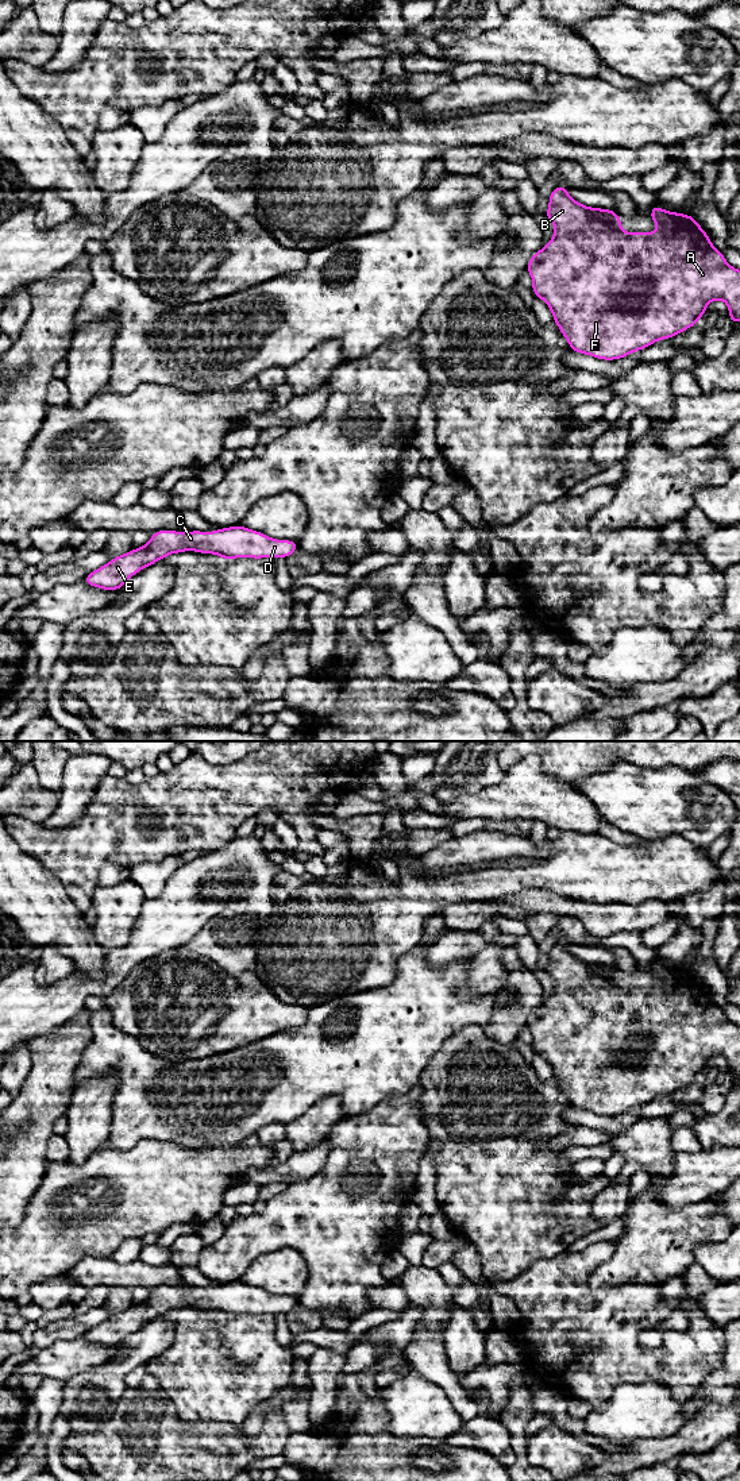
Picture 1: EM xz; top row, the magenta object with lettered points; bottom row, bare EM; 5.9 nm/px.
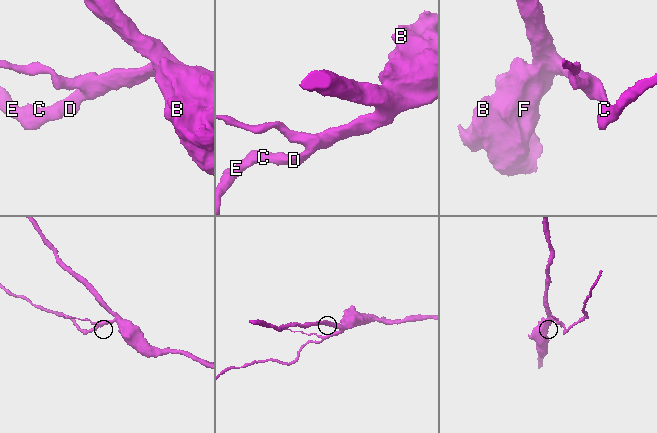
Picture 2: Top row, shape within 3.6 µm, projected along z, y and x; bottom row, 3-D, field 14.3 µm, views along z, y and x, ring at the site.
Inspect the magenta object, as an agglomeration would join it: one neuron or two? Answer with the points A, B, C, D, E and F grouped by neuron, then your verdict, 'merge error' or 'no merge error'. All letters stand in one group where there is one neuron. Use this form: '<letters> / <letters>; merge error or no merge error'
A B C D E F; no merge error

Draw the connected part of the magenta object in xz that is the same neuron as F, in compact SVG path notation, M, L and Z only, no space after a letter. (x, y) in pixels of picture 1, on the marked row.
M558 185L548 196L550 205L543 217L554 223L554 238L532 255L527 271L533 281L535 297L550 306L571 351L602 360L621 359L691 328L714 300L726 302L731 324L740 323L740 270L726 263L691 215L667 212L655 204L650 216L660 228L658 232L623 232L623 216L616 211L589 208L571 198L567 190L566 185Z

